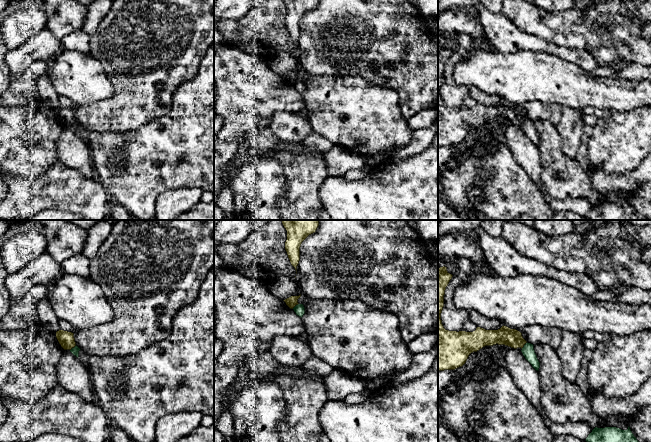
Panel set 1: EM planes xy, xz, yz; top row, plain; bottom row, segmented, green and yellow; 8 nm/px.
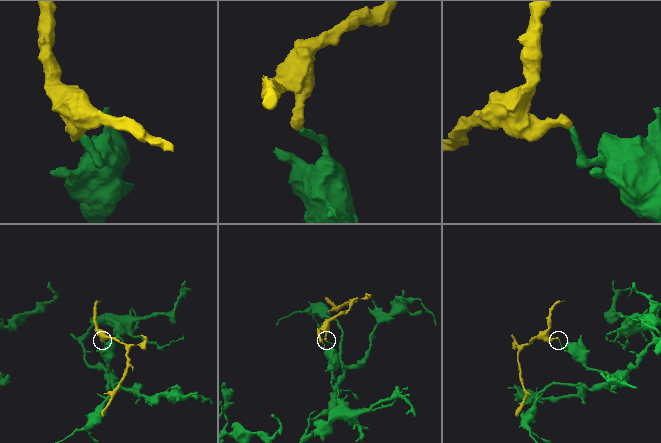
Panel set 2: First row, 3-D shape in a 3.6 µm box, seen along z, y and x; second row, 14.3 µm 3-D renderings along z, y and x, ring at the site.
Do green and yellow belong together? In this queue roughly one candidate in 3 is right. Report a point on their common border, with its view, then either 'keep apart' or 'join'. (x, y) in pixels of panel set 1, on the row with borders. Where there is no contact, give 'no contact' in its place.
contact yz (524, 345); keep apart

